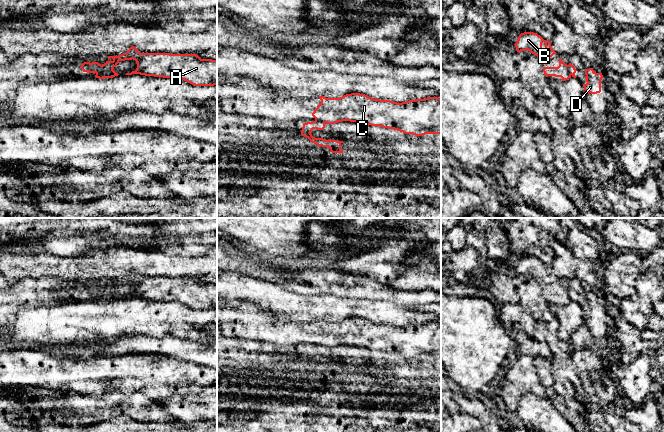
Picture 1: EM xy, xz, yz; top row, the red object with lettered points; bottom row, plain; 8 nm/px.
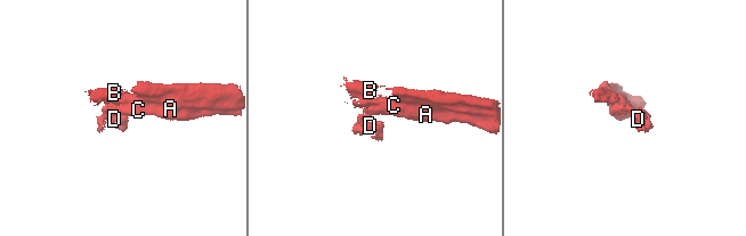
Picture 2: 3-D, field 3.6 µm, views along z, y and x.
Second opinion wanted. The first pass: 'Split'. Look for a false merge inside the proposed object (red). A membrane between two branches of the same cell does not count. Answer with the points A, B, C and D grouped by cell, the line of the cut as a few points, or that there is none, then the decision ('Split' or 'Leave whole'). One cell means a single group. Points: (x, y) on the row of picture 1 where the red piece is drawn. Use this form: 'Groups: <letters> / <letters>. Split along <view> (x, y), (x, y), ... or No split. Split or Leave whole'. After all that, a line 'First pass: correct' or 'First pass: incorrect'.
Groups: A B C / D. Split along xz (315, 120), (324, 123). Split
First pass: correct

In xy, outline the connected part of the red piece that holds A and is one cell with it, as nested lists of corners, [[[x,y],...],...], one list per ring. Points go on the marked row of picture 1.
[[[132,46],[119,56],[108,56],[96,78],[118,76],[113,69],[120,61],[135,60],[137,68],[125,75],[140,74],[145,76],[180,78],[195,86],[217,85],[217,60],[201,59],[197,54],[140,53]]]

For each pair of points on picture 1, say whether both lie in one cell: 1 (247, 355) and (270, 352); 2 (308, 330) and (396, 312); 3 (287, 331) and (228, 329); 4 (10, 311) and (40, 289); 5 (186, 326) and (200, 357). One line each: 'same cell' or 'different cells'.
1: same cell
2: different cells
3: same cell
4: same cell
5: different cells

